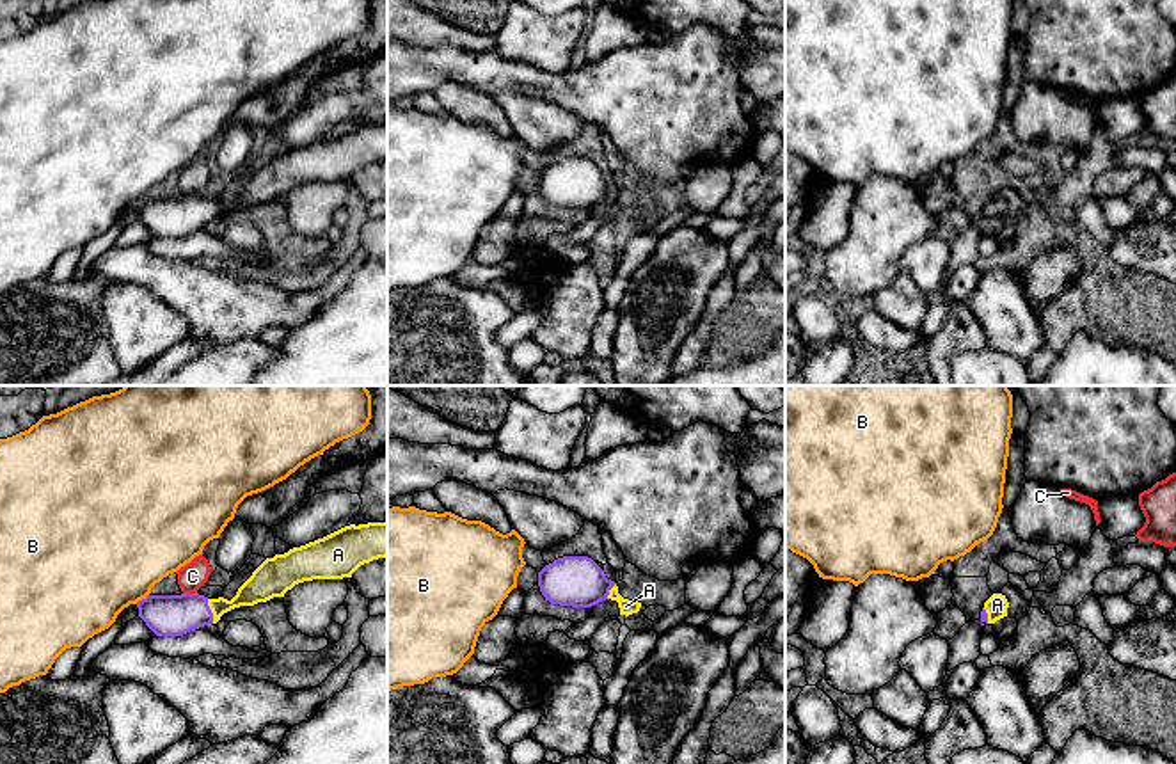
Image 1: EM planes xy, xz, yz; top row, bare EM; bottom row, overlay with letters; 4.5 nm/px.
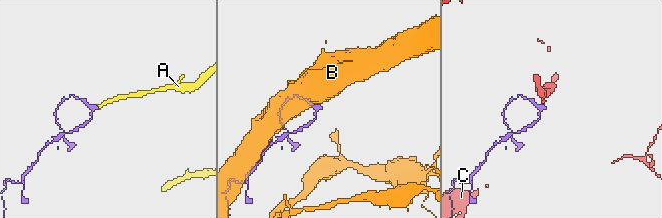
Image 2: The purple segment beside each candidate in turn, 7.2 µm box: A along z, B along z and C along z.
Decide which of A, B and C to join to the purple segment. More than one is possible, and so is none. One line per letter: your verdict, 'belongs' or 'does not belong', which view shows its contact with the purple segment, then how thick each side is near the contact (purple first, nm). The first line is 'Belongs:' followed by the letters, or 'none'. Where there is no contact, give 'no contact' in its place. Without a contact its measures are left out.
Belongs: A
A: belongs; contact in xy; calibres 190 and 130 nm
B: does not belong; contact in xy; calibres 190 and 480 nm
C: does not belong; contact in xy; calibres 190 and 120 nm

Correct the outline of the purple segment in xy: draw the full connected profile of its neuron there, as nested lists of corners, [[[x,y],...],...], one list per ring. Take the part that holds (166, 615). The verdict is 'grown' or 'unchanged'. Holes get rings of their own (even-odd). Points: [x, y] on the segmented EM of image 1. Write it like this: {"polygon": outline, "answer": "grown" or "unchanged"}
{"polygon": [[[387,522],[350,524],[284,554],[266,558],[231,601],[199,593],[147,595],[137,602],[139,617],[156,636],[183,636],[217,624],[234,608],[284,597],[304,581],[352,577],[361,565],[385,556]]], "answer": "grown"}

